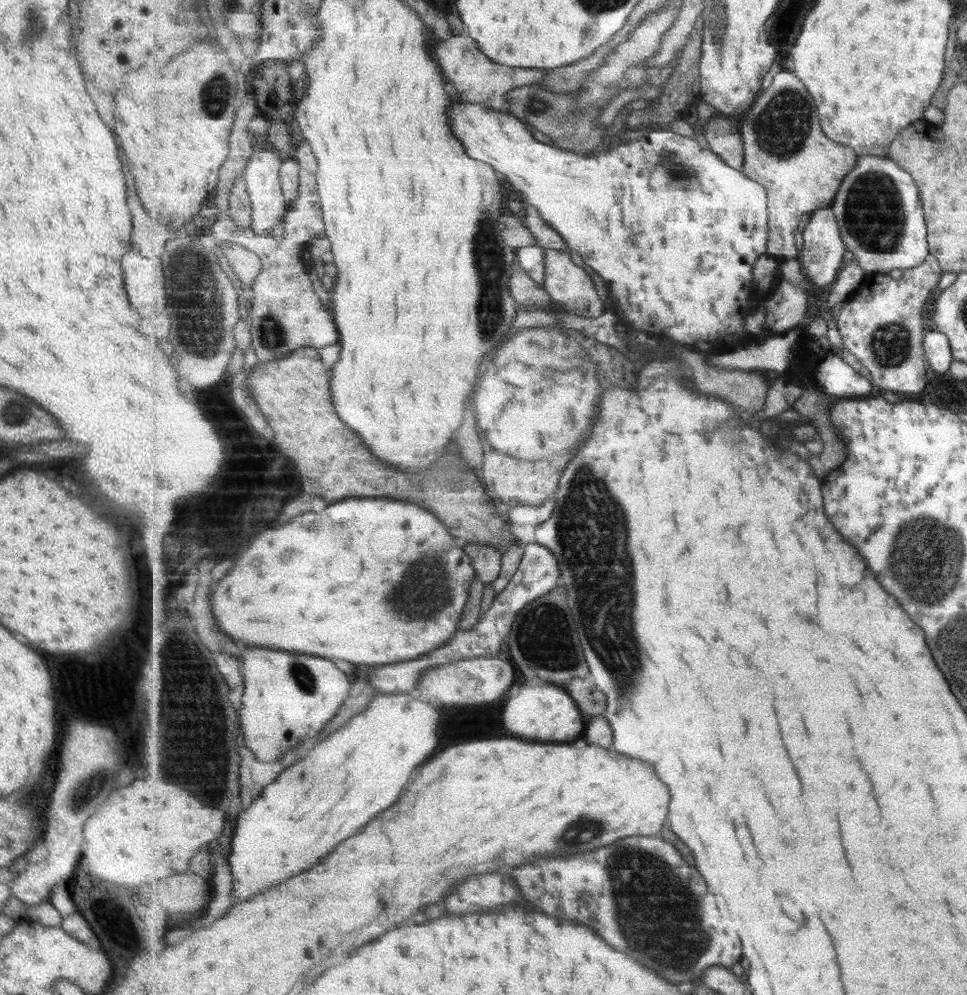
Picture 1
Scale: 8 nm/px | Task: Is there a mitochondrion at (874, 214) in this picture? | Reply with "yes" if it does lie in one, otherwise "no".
yes

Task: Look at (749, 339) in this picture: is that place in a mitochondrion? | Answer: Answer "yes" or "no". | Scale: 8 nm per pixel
no

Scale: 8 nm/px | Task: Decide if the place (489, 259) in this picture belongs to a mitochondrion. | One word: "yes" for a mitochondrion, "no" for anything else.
yes

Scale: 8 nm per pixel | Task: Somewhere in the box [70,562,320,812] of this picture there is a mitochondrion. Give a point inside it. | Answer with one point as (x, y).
(302, 677)

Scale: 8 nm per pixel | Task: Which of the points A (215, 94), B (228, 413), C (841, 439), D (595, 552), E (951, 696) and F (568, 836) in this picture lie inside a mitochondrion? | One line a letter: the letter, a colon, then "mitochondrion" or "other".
A: mitochondrion
B: other
C: other
D: mitochondrion
E: mitochondrion
F: mitochondrion

